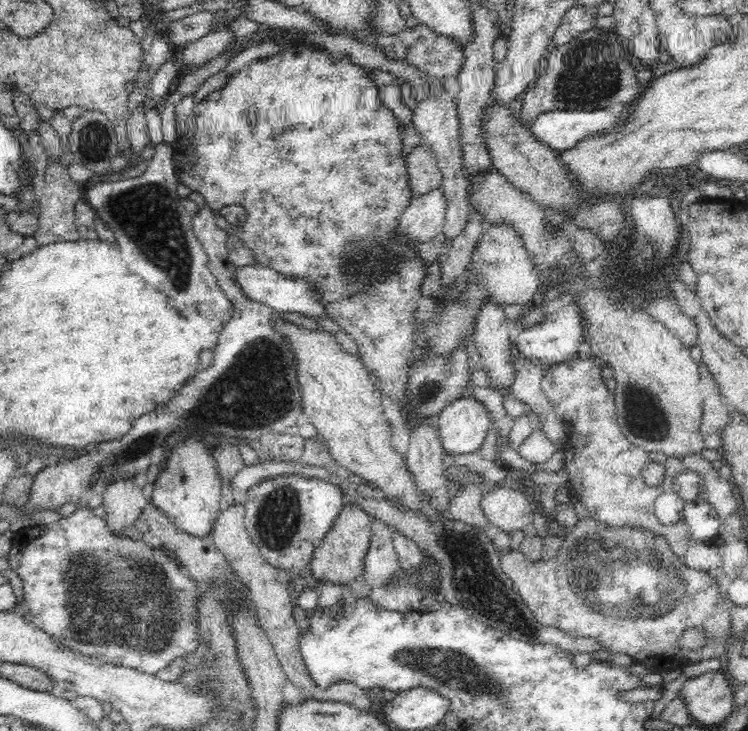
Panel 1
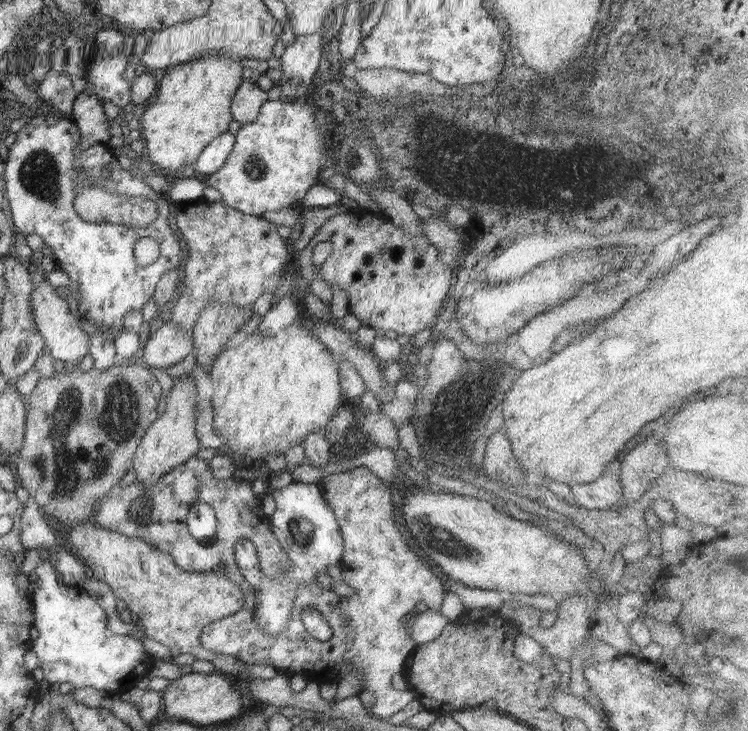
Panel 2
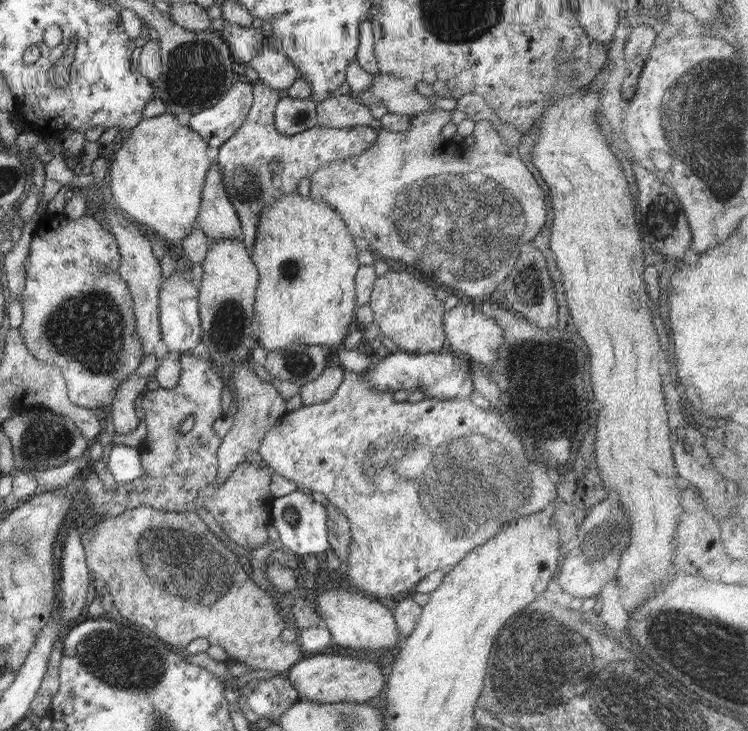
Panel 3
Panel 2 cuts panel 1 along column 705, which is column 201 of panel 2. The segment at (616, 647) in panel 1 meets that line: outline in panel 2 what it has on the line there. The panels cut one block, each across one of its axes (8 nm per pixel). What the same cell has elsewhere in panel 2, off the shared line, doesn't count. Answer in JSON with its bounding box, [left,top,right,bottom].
[61,522,248,678]

